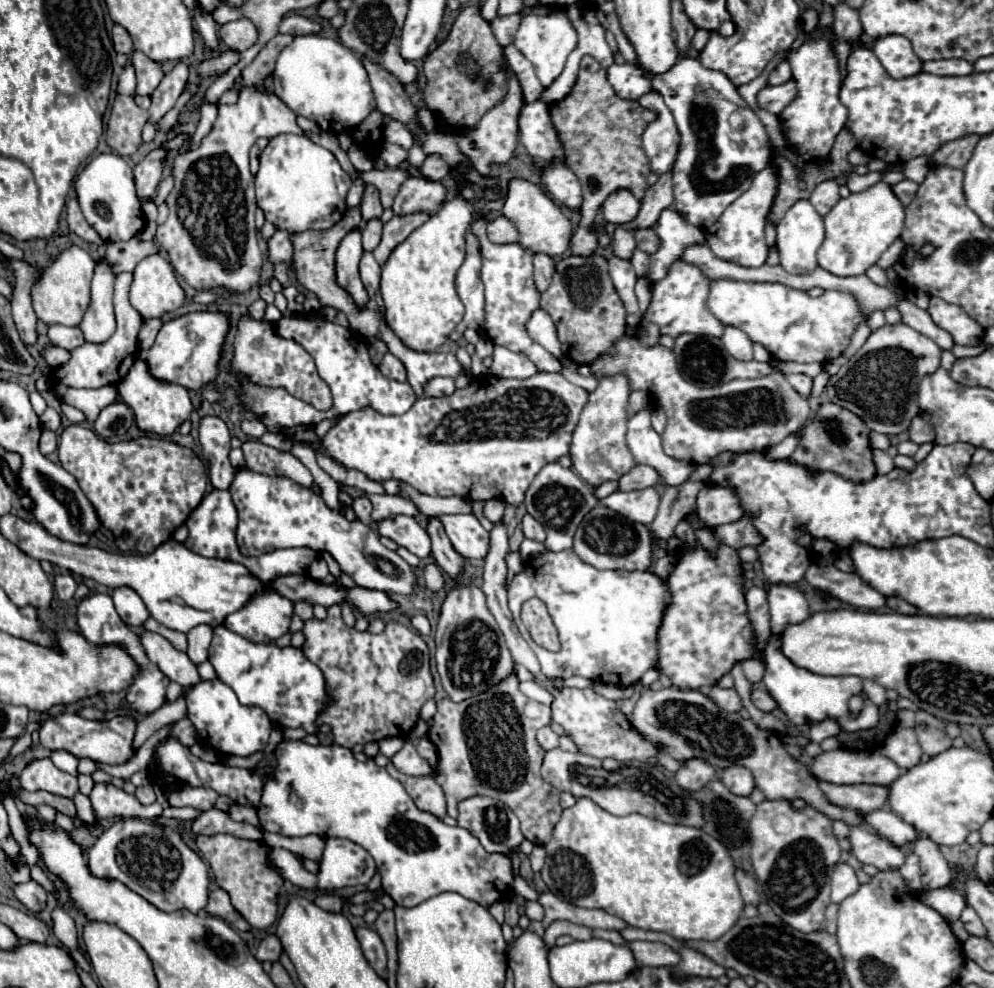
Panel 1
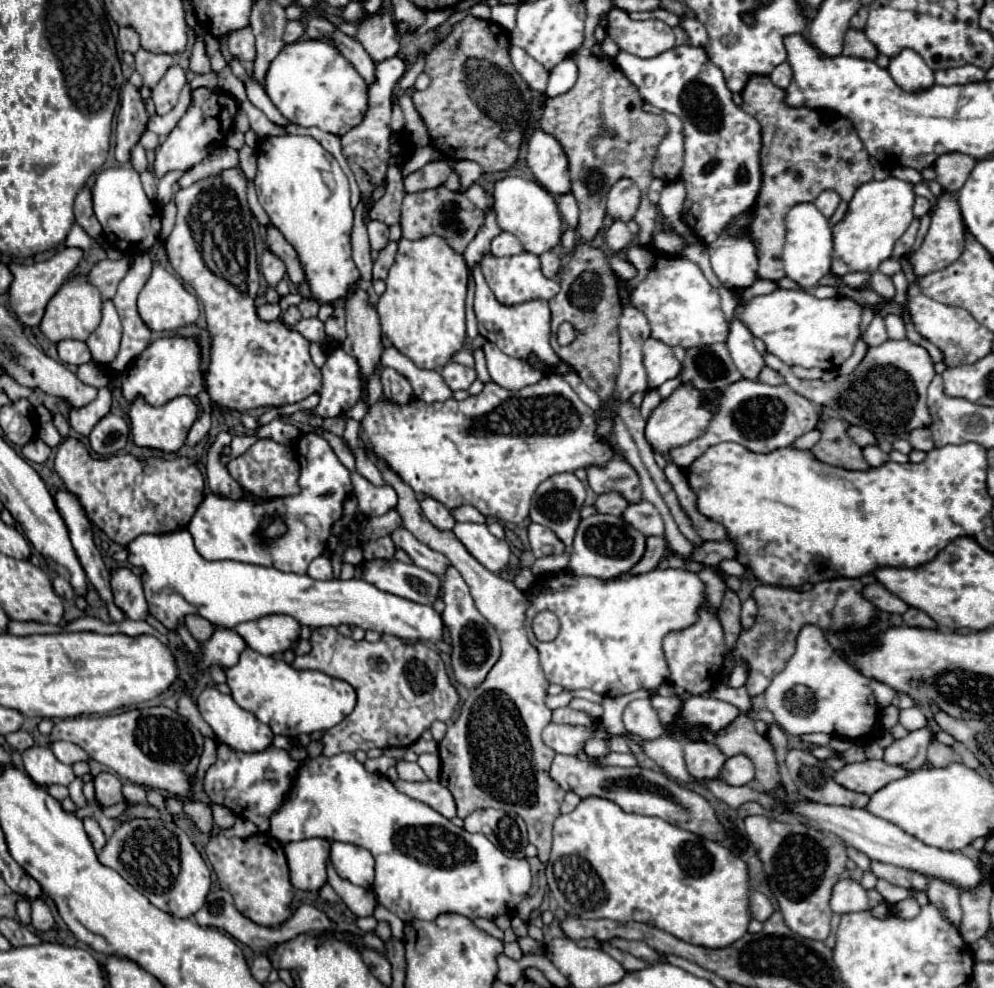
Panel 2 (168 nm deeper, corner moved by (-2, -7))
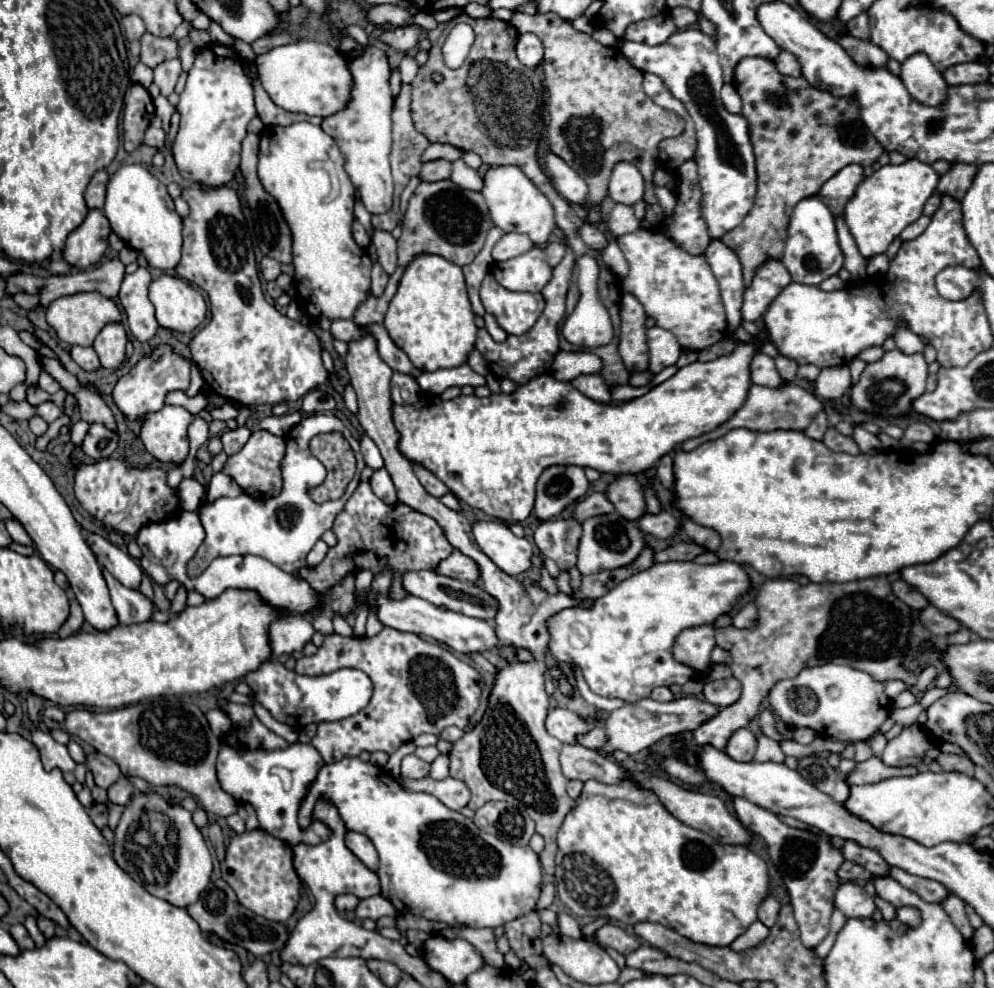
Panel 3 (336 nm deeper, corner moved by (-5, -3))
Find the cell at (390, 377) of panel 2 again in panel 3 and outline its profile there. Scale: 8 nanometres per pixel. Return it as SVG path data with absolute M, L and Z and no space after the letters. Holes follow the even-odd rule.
M393 373L391 379L391 397L395 405L407 405L415 403L419 399L419 385L411 375L405 373Z

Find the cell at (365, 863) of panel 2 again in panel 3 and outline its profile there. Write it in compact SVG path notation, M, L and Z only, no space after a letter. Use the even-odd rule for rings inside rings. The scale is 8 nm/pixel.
M347 831L345 843L369 869L377 871L379 857L377 857L377 851L375 851L375 847L373 847L373 843L371 843L371 839L367 835L357 833L357 831Z

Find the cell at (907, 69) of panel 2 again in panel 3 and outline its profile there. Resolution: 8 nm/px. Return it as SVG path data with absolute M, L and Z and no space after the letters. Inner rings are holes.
M915 53L901 65L901 81L915 101L927 107L943 105L947 99L947 83L927 55Z

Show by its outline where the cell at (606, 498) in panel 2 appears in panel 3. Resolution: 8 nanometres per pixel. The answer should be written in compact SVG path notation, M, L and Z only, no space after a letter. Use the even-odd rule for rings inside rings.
M591 493L587 497L583 497L581 501L575 503L575 509L571 513L571 519L577 523L583 523L589 517L595 515L605 515L605 513L613 513L613 505L607 501L605 493Z

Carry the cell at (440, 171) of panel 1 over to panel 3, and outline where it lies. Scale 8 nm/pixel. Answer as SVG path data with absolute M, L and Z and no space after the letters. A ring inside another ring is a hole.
M437 159L437 161L423 163L423 169L421 169L423 181L441 181L441 179L449 179L449 177L451 177L451 163L449 161Z

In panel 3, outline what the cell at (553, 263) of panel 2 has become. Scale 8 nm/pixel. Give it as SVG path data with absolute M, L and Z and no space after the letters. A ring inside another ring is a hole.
M547 243L545 245L545 253L547 253L547 261L551 267L559 265L559 261L565 255L565 243Z

